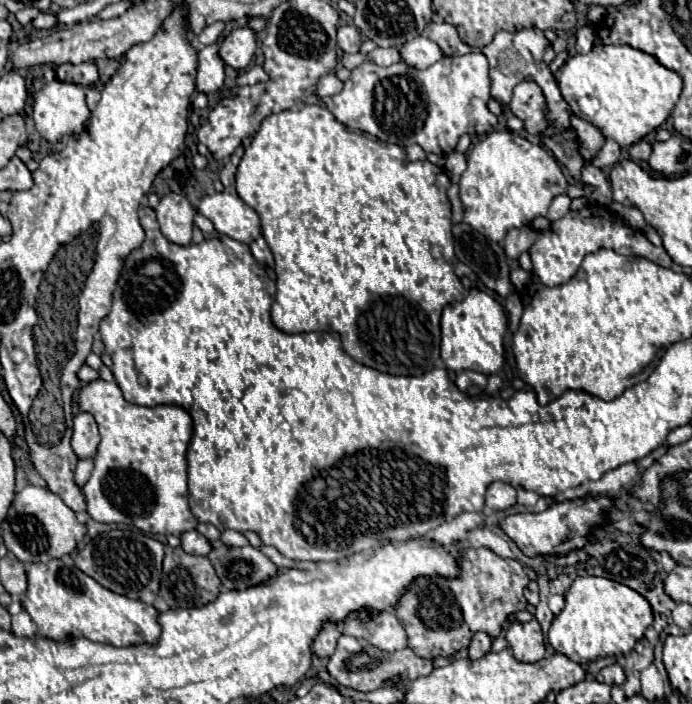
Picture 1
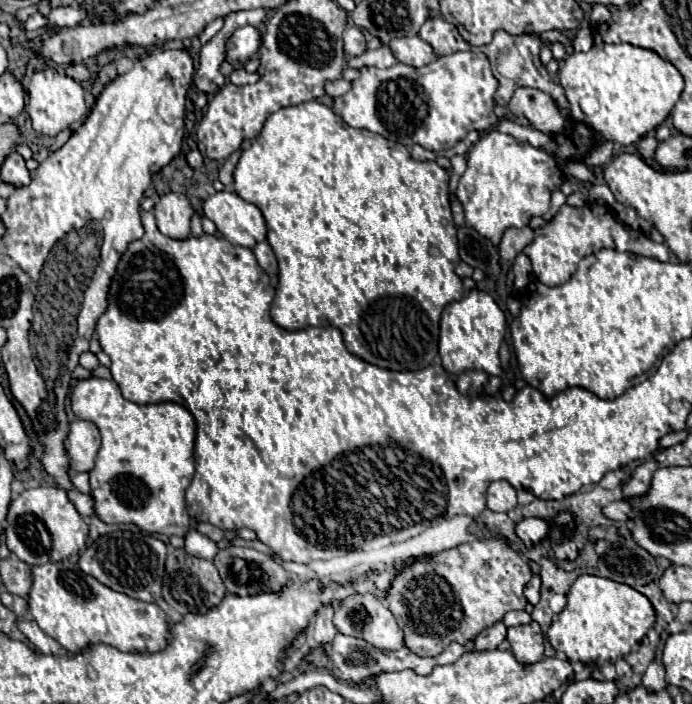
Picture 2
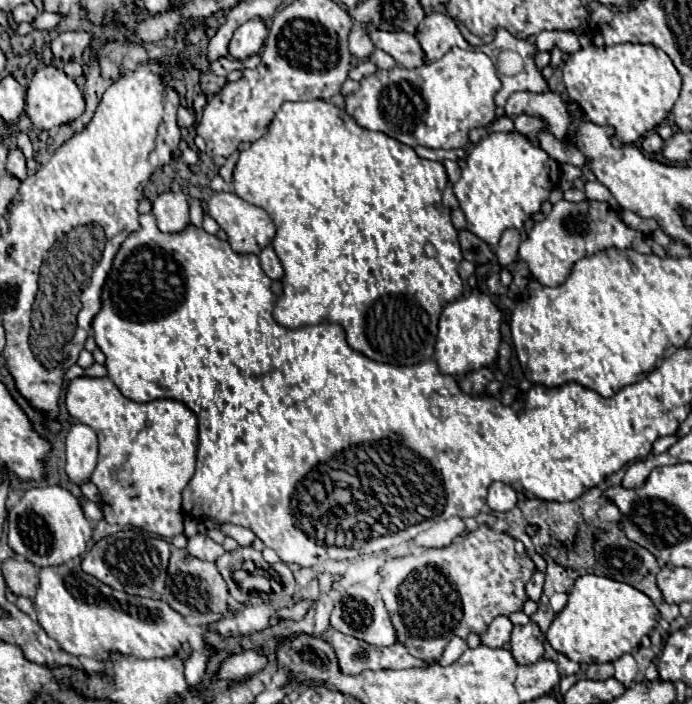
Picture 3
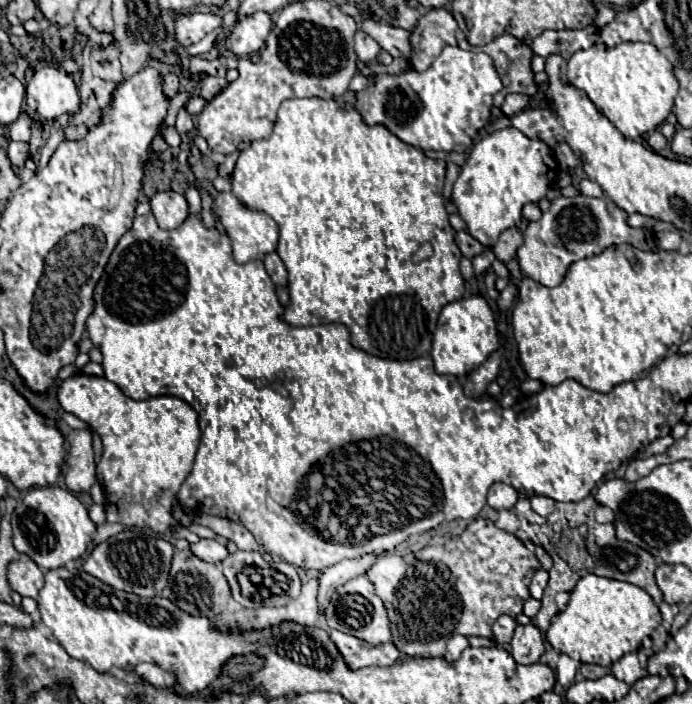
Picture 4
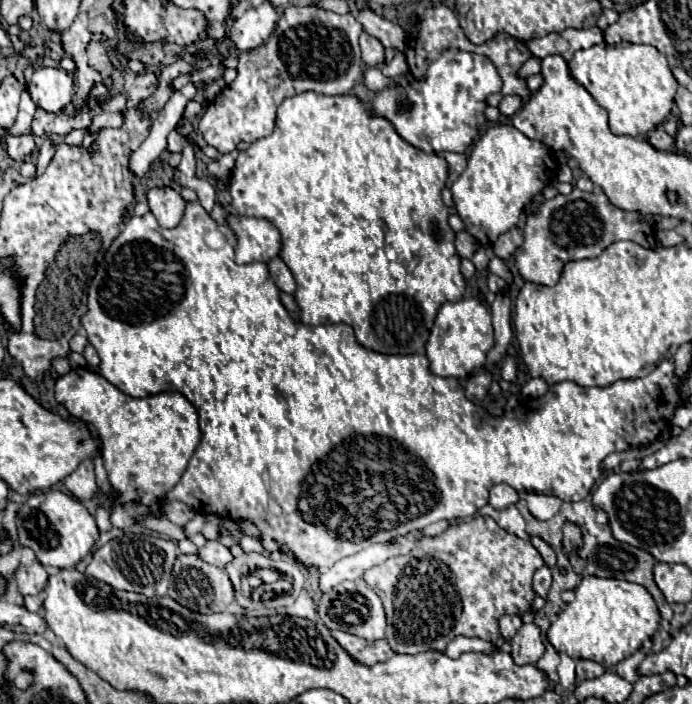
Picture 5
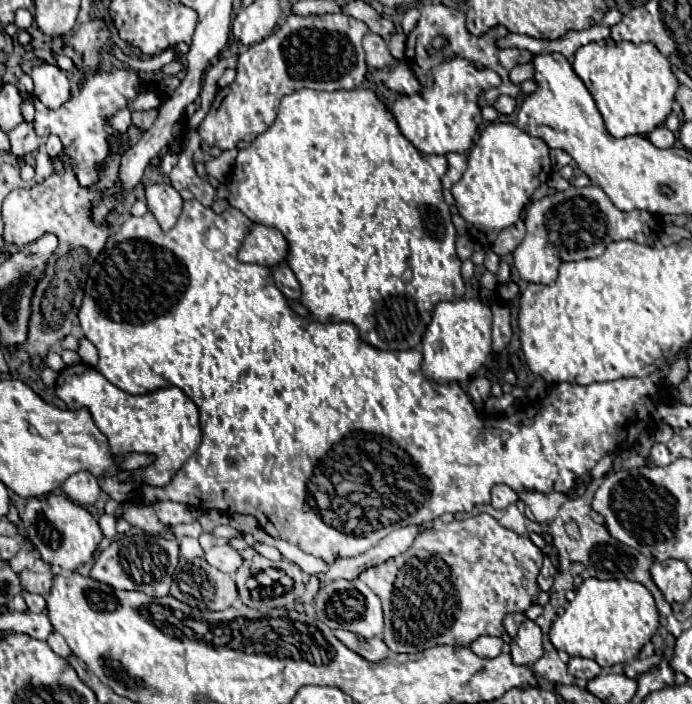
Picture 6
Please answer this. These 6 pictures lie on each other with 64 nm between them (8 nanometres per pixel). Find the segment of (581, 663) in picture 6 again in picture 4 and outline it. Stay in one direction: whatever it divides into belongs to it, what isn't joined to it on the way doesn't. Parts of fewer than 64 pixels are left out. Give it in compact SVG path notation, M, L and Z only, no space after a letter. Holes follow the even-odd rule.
M582 664L579 673L585 679L595 680L600 678L600 676L610 674L610 668L604 668L604 666L598 664Z

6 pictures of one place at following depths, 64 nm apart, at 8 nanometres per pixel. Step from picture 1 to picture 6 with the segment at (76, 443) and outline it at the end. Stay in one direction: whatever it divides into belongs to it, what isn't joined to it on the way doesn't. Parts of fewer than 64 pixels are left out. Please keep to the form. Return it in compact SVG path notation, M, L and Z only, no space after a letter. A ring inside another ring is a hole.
M78 472L74 476L70 476L66 482L64 482L64 492L66 496L80 504L80 506L88 506L88 504L94 504L100 496L100 484L98 480L90 474L90 472Z

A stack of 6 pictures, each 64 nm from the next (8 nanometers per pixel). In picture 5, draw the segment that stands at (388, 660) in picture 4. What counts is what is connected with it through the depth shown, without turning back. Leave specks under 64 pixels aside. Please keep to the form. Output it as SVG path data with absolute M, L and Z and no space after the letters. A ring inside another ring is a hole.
M332 630L332 636L340 642L340 646L360 664L372 666L376 662L384 662L388 658L394 656L392 648L388 648L386 640L376 640L376 642L366 642L358 636L352 636L348 632L340 632L340 630Z

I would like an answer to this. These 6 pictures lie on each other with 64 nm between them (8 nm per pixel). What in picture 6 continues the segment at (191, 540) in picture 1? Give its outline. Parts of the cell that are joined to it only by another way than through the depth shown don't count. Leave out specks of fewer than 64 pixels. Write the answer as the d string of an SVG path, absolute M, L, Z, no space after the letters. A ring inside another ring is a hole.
M222 544L222 546L214 546L212 550L208 550L204 554L204 558L208 560L208 564L212 564L214 568L226 572L226 574L234 574L240 566L242 566L242 556L238 554L236 548L232 548L230 544Z

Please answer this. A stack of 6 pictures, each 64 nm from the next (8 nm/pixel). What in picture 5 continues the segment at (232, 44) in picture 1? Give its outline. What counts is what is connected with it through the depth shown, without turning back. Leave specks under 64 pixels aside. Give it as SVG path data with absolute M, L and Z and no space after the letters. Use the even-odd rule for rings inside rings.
M262 2L256 8L248 8L230 28L230 40L238 50L246 52L258 48L268 40L278 20L278 10L270 2Z

